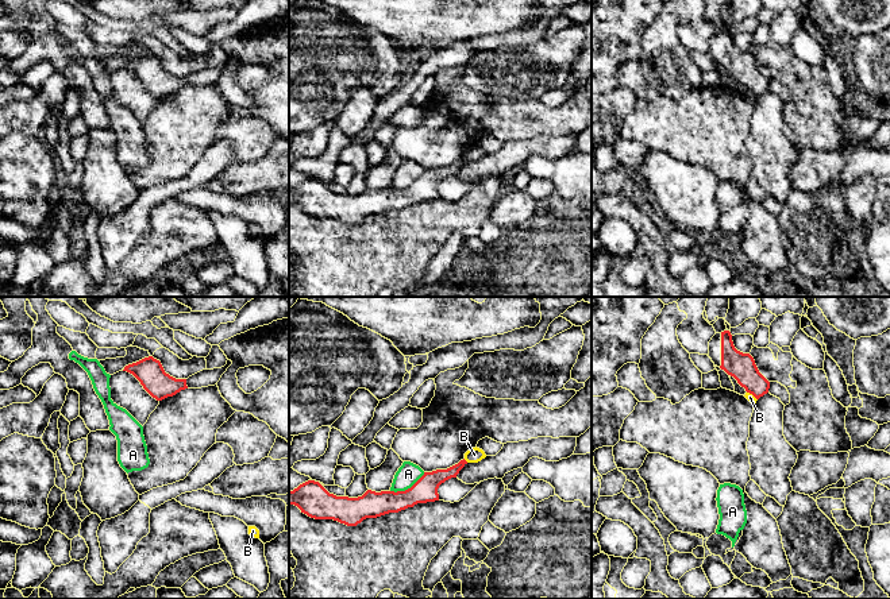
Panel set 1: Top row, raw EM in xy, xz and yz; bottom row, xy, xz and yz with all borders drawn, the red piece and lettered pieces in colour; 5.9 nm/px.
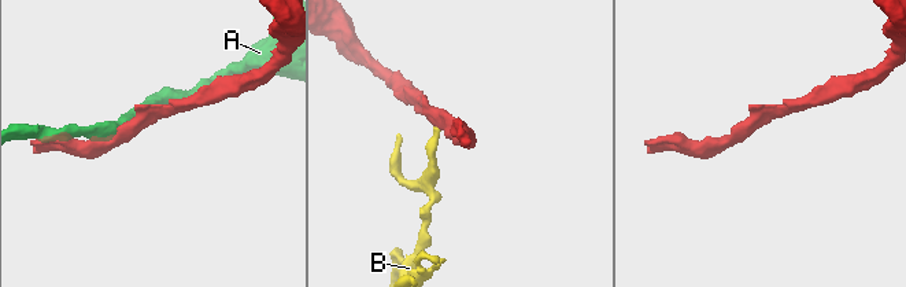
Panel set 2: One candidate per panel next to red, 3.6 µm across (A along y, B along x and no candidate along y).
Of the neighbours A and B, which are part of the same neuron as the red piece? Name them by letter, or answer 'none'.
none

